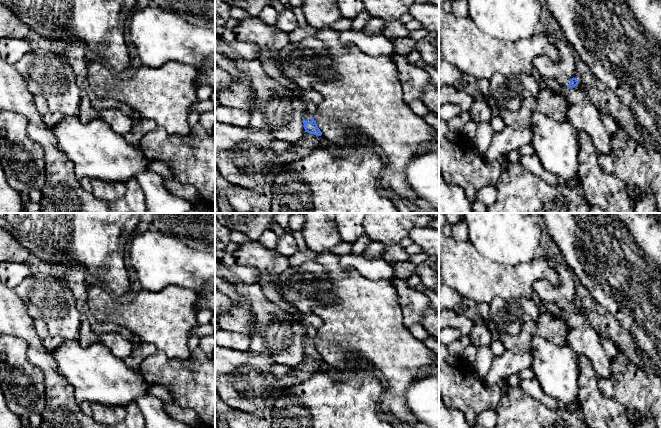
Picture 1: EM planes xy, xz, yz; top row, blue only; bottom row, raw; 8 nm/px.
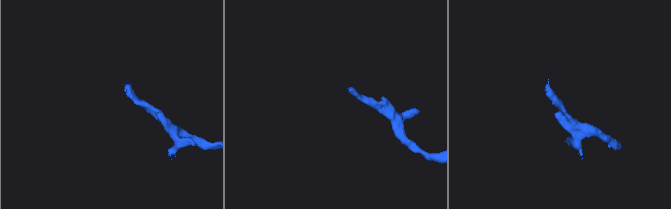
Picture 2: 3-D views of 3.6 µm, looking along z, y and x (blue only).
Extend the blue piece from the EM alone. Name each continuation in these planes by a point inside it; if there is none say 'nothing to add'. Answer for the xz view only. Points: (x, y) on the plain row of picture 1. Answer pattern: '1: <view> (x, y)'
1: xz (311, 332)

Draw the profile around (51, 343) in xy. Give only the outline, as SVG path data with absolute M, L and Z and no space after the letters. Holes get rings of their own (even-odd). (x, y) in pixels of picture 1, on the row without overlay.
M34 319L33 325L42 345L48 352L53 353L64 343L65 340L60 336L53 336L50 334L46 321Z

